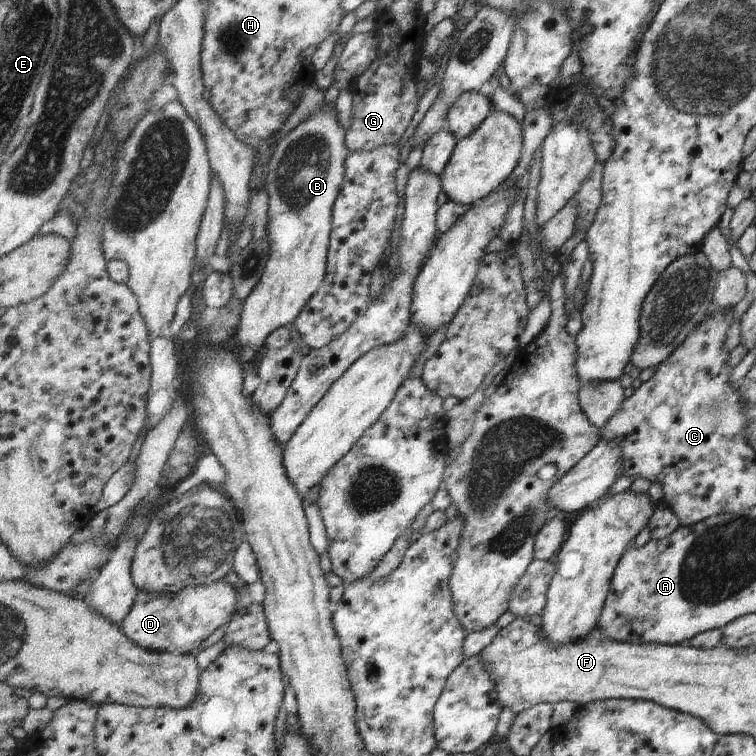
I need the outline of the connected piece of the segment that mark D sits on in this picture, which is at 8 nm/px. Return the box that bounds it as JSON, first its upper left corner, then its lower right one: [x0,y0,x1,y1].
[121,580,240,654]

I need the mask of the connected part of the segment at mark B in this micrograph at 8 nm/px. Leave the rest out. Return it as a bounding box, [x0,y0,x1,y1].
[236,104,351,351]

